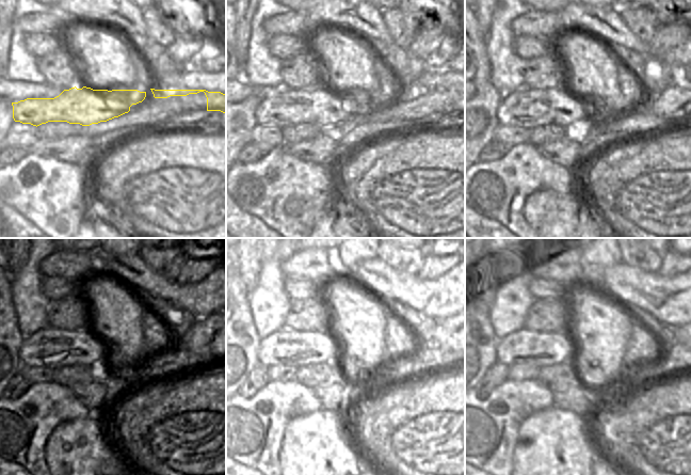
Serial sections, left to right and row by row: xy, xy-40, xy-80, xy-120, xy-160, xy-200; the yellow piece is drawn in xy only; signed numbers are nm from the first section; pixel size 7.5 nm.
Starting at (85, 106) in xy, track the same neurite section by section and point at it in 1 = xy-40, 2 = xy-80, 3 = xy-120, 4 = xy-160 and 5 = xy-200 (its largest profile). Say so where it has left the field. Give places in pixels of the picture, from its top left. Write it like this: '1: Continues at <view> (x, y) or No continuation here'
1: Continues at xy-40 (326, 108)
2: Continues at xy-80 (527, 108)
3: Continues at xy-120 (53, 348)
4: Continues at xy-160 (289, 347)
5: Continues at xy-200 (542, 349)

